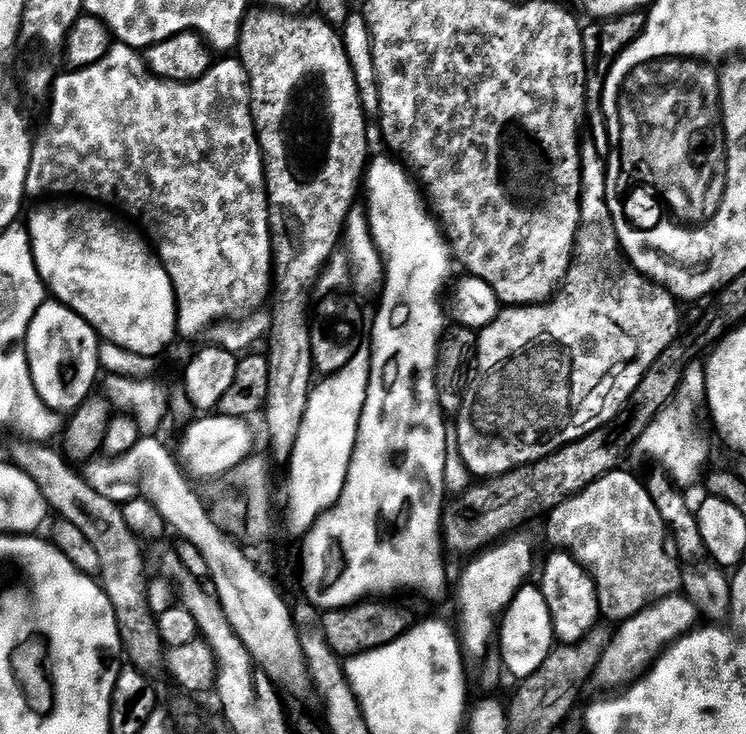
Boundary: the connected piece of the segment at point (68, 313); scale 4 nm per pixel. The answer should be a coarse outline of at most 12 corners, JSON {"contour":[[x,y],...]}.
{"contour":[[40,305],[24,345],[48,408],[93,395],[101,343],[73,308]]}

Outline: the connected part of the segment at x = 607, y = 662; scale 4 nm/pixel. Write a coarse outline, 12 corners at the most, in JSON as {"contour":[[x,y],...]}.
{"contour":[[683,594],[613,631],[594,684],[627,689],[697,627]]}

